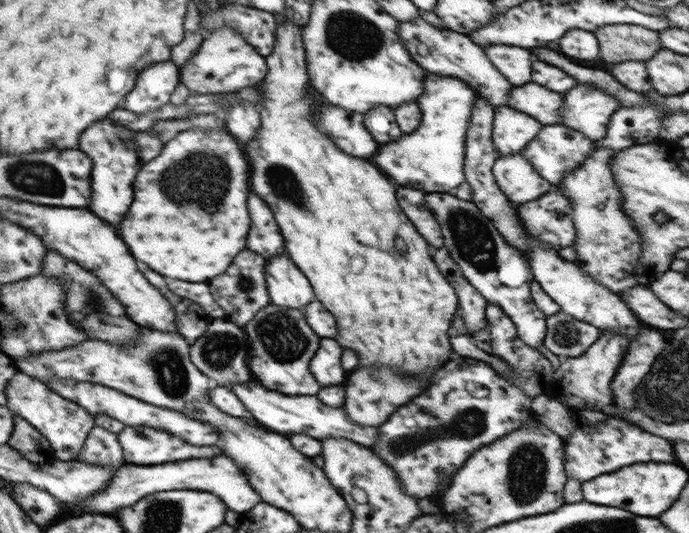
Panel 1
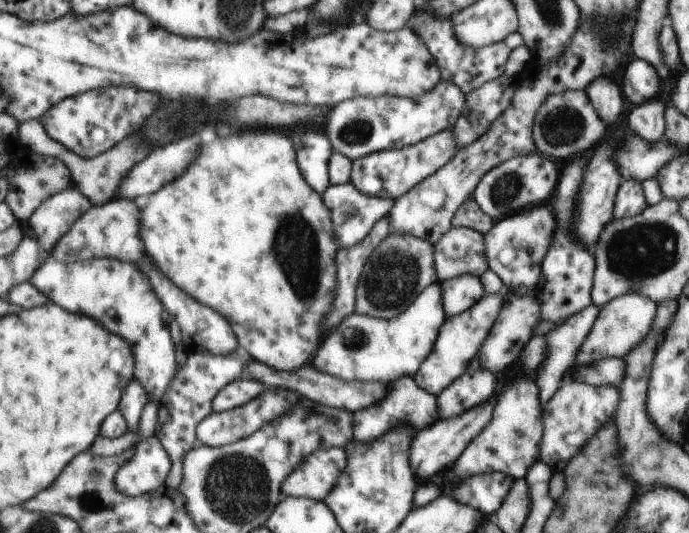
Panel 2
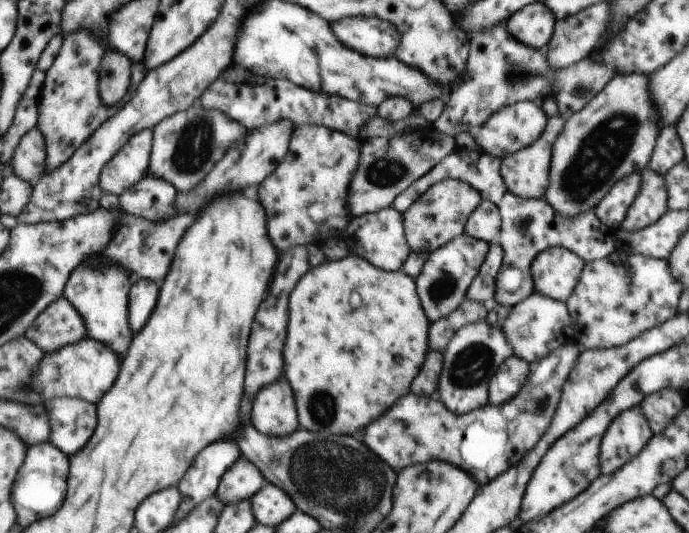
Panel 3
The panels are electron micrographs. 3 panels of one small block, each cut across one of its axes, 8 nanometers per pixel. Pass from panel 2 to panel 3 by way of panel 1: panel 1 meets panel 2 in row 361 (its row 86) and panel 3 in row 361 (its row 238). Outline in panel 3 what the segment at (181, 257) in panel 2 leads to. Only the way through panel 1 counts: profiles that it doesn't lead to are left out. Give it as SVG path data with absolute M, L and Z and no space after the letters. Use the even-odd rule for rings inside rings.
M351 252L346 258L340 258L336 262L326 262L326 264L310 270L308 274L302 276L298 286L290 294L290 312L288 312L288 316L290 316L288 318L288 334L286 334L288 342L286 342L286 350L284 350L288 368L284 368L283 376L288 378L287 382L294 390L300 426L304 426L306 430L312 430L312 432L324 430L328 434L354 434L358 430L364 430L372 420L376 420L390 406L394 406L398 398L402 398L410 392L410 384L412 384L414 376L418 374L422 362L426 360L426 350L430 346L428 334L431 326L429 326L429 320L426 318L418 298L415 280L401 270L389 272L377 268L370 264L366 258L361 258Z

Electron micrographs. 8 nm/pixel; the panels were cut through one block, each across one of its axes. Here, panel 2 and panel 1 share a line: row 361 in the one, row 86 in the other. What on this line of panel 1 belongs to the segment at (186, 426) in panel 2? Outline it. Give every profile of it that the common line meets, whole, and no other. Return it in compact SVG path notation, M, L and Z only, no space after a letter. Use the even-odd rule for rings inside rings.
M218 27L212 29L212 33L204 42L196 54L186 62L179 71L179 82L186 85L193 94L204 93L236 93L244 87L249 87L266 76L267 62L240 32L230 27Z

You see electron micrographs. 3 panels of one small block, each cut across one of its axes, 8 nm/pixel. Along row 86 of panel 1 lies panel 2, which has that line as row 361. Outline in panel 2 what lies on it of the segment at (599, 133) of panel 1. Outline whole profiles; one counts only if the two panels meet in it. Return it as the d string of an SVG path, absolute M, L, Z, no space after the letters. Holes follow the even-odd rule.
M626 293L607 302L600 310L590 334L586 336L584 346L580 346L576 364L588 366L588 364L608 358L608 356L625 357L634 346L646 339L654 322L656 311L657 304L640 293Z

